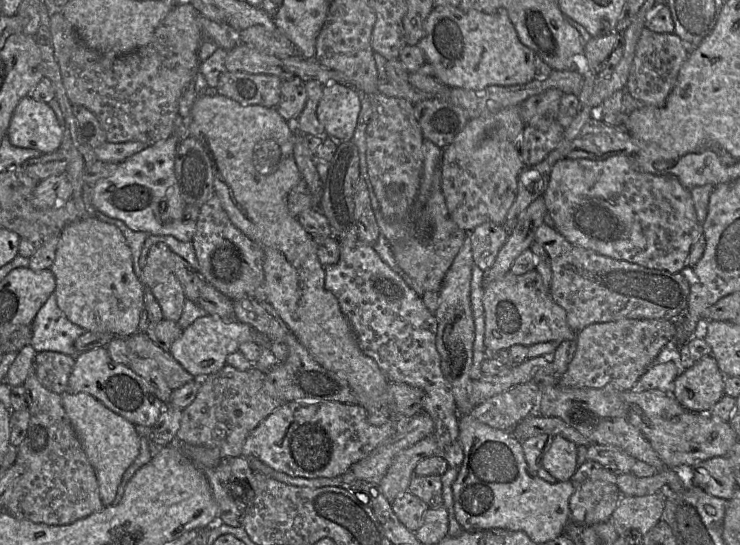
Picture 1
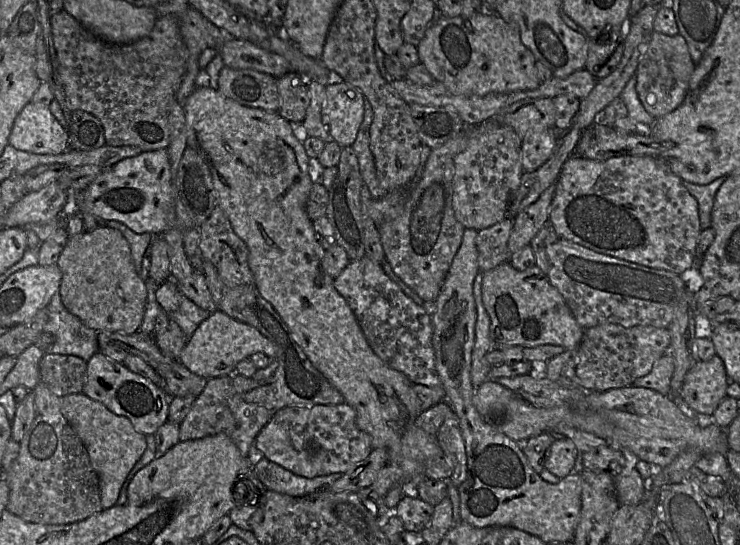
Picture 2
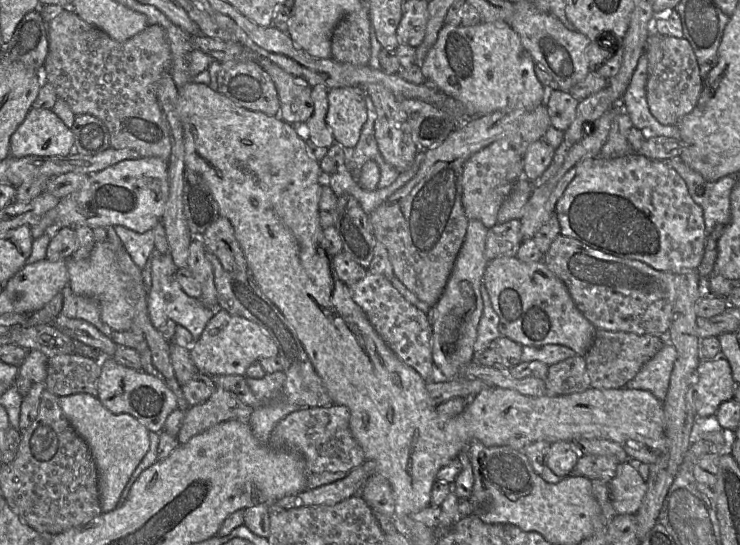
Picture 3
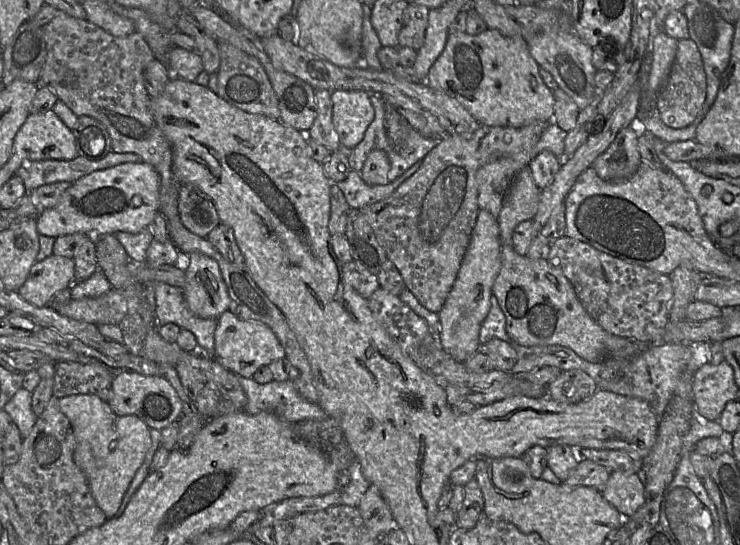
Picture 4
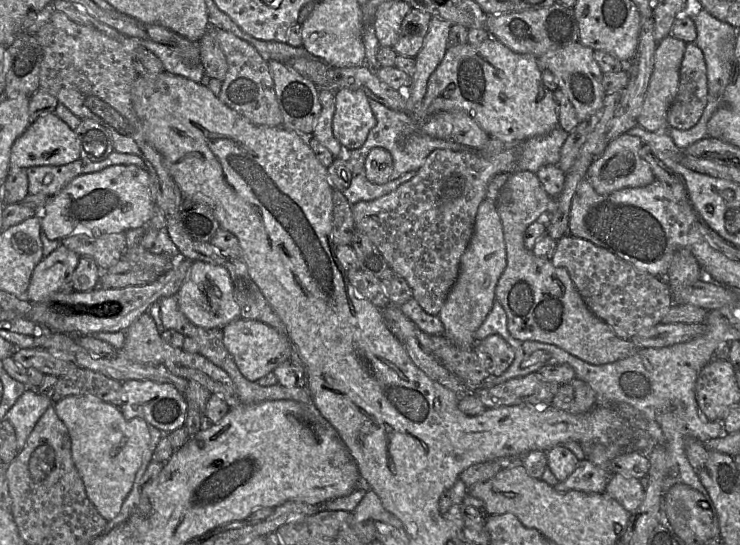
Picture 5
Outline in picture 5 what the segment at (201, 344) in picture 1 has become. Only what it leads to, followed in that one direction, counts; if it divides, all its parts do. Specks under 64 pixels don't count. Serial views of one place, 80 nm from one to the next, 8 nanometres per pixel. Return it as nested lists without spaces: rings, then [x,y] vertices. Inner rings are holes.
[[[239,318],[226,325],[222,332],[226,349],[232,355],[241,374],[249,381],[256,382],[290,359],[292,343],[288,336],[263,322]]]

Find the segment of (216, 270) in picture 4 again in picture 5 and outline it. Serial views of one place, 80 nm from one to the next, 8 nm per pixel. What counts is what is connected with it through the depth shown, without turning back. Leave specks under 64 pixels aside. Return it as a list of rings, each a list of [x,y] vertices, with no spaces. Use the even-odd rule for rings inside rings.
[[[193,261],[176,294],[181,312],[194,325],[204,328],[223,329],[240,318],[240,308],[234,299],[233,285],[227,269],[202,261]]]

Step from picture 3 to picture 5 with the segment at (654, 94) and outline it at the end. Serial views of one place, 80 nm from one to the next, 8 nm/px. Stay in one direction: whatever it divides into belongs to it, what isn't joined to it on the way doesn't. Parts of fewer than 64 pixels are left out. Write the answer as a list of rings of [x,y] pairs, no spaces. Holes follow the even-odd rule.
[[[693,42],[686,43],[679,72],[679,88],[667,113],[667,124],[678,130],[692,128],[700,119],[707,104],[706,63],[702,50]]]

